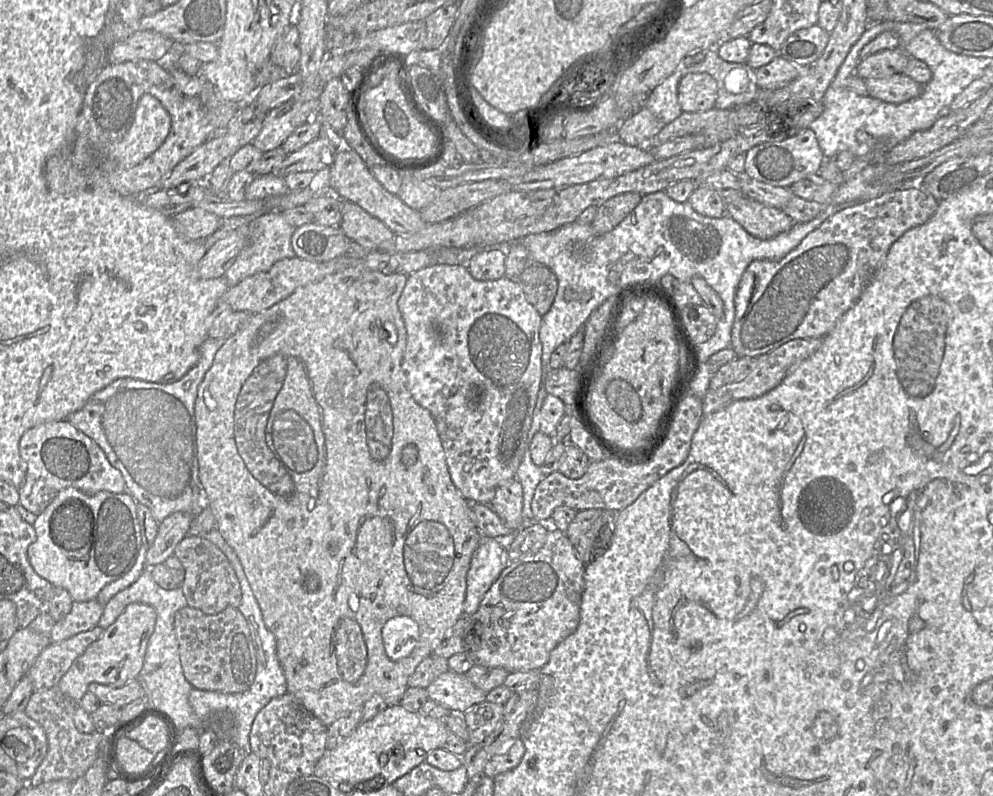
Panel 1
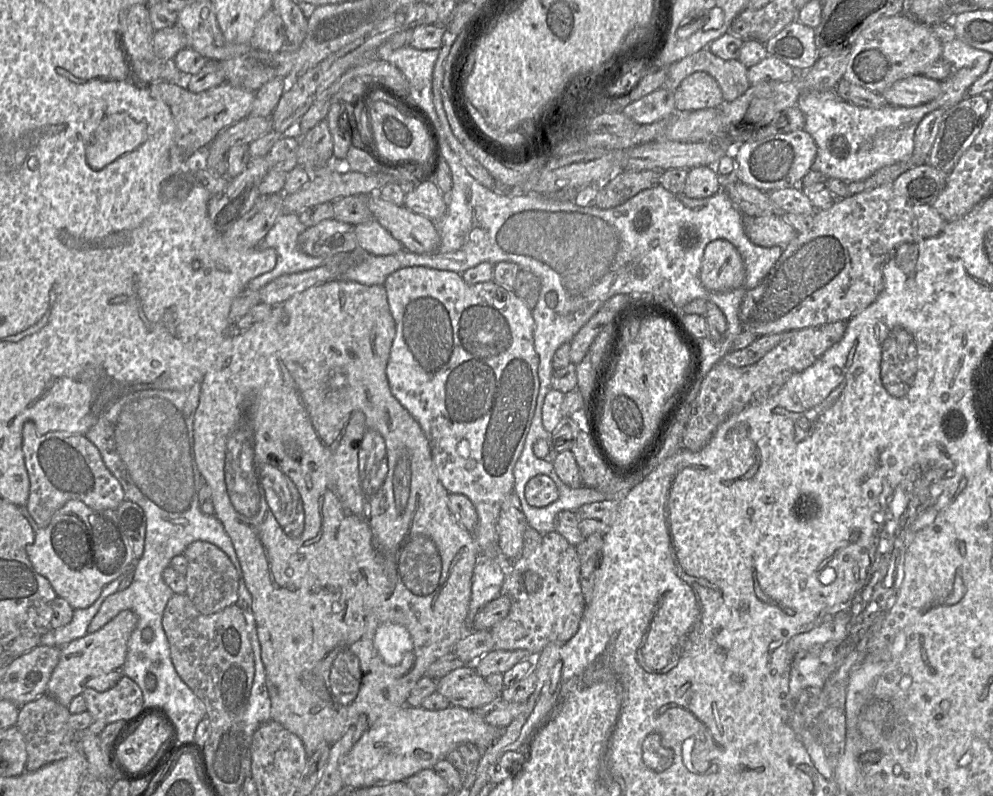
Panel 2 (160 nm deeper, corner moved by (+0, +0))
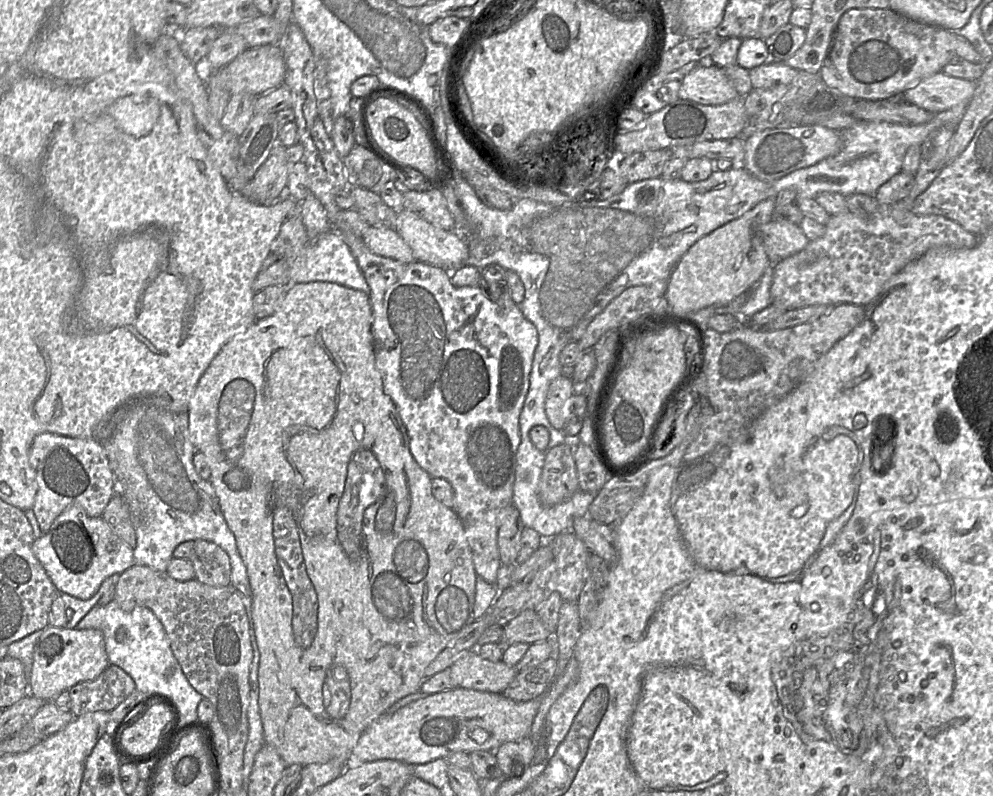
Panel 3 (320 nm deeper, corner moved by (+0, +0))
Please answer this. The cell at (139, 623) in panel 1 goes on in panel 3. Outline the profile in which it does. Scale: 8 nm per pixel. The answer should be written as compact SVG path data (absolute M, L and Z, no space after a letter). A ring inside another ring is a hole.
M48 625L40 632L34 646L28 693L45 702L80 682L96 679L110 665L101 630Z

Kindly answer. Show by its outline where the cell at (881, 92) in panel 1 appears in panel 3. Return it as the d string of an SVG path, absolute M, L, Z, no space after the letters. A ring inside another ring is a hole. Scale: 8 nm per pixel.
M939 72L906 89L901 100L935 114L960 103L969 103L977 84L975 80L964 80Z

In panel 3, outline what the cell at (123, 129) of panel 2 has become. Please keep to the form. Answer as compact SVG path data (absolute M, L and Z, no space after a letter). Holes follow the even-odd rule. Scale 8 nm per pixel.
M130 96L118 99L108 108L118 127L134 139L146 137L155 126L160 109L148 96Z

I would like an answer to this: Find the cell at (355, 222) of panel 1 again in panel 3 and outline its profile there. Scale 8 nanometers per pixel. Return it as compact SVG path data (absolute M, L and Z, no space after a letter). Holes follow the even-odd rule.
M370 226L362 238L370 251L376 255L404 263L415 260L411 247L396 229Z

